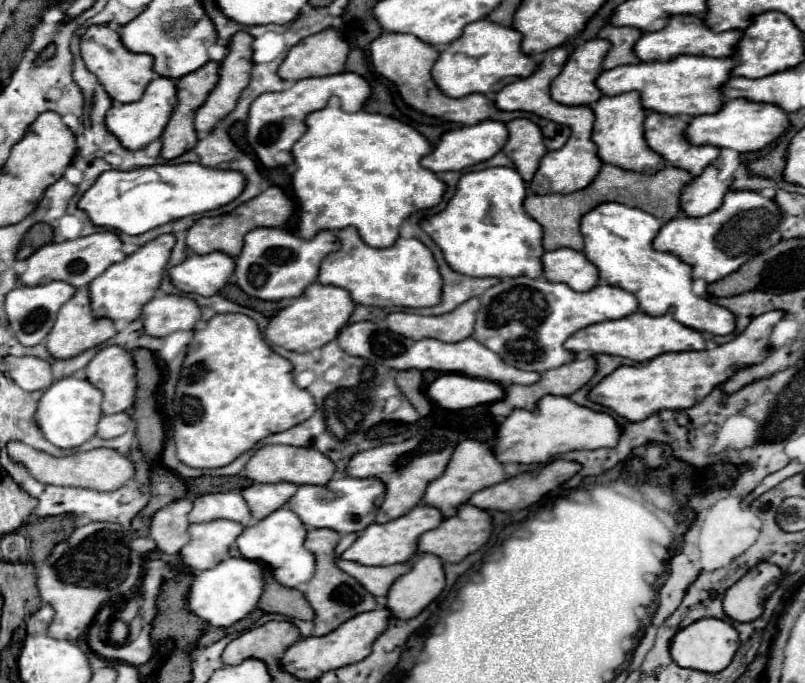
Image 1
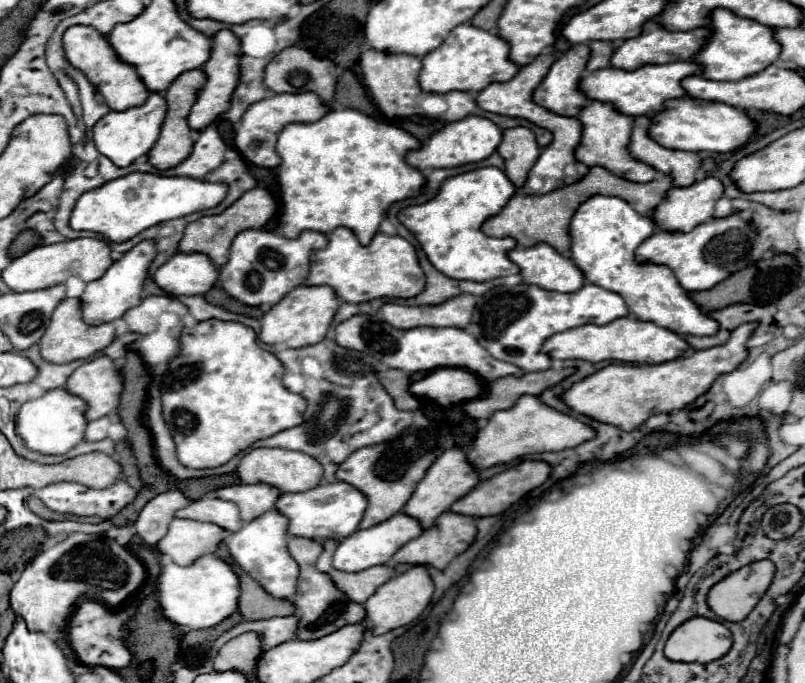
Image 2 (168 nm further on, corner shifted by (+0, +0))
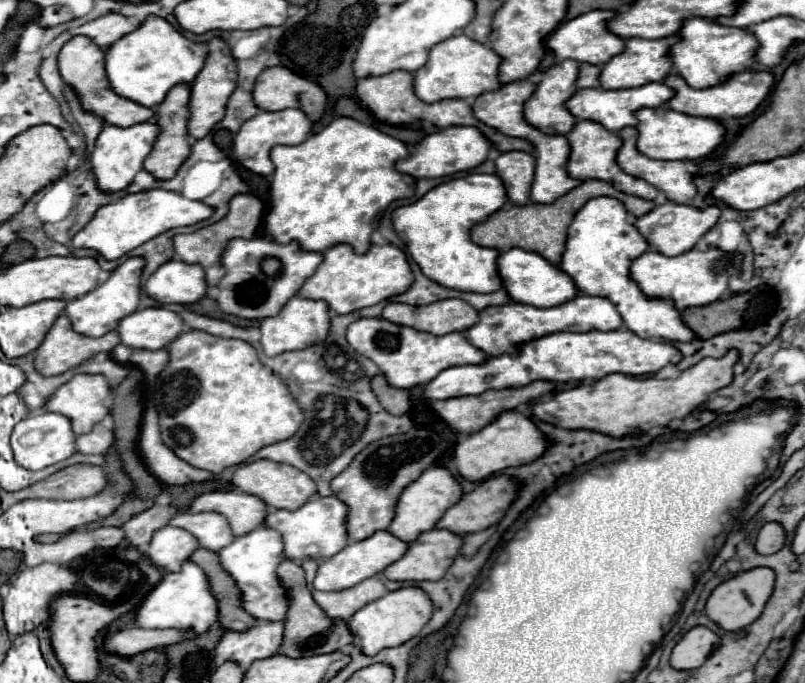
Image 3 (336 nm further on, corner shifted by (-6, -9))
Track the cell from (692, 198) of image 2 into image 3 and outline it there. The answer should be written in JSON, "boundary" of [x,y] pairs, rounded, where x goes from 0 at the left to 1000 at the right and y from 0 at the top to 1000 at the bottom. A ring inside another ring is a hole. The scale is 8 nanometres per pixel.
{"boundary":[[[827,294],[822,300],[817,300],[815,306],[810,306],[807,312],[802,312],[800,318],[795,318],[790,324],[790,332],[802,347],[802,353],[810,362],[815,362],[815,367],[832,376],[832,373],[845,373],[850,367],[857,367],[867,356],[867,350],[875,347],[889,329],[892,318],[894,318],[894,306],[889,300],[880,300],[875,306],[867,306],[862,300]]]}

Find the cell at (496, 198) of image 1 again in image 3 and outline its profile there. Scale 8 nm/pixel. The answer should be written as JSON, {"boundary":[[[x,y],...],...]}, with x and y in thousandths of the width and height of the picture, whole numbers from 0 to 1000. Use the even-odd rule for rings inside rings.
{"boundary":[[[584,253],[534,277],[517,297],[489,306],[487,327],[489,338],[504,356],[507,370],[532,408],[566,426],[611,429],[624,423],[624,406],[616,388],[621,370],[586,356],[584,332],[599,327],[604,315],[614,315],[629,294],[629,277],[619,256]]]}

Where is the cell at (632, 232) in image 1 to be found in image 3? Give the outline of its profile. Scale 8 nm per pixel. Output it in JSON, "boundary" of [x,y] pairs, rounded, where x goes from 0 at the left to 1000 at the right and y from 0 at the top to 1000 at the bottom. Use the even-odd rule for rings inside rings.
{"boundary":[[[763,288],[733,291],[713,318],[706,335],[703,367],[698,373],[696,394],[706,400],[716,420],[728,432],[753,435],[763,444],[775,467],[775,476],[800,496],[825,496],[825,499],[860,499],[862,485],[847,473],[847,461],[837,449],[835,438],[805,438],[790,411],[783,406],[783,388],[798,370],[805,367],[805,353],[798,347],[793,332],[783,324],[775,297]]]}

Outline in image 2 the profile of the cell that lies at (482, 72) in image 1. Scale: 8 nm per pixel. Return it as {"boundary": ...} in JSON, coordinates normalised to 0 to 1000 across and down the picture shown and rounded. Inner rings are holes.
{"boundary":[[[571,35],[542,73],[524,85],[519,120],[527,135],[542,138],[557,138],[561,132],[596,135],[611,120],[629,120],[636,114],[636,108],[641,108],[641,102],[643,100],[631,88],[631,64],[621,53],[596,44],[586,35]]]}

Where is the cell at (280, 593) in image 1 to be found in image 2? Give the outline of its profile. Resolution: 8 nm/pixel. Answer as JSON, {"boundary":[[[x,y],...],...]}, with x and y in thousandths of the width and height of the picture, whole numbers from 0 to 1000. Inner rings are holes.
{"boundary":[[[278,794],[271,796],[271,802],[266,805],[266,814],[278,820],[296,843],[296,849],[298,849],[296,896],[306,908],[328,908],[328,905],[365,899],[365,887],[360,878],[345,878],[345,876],[338,876],[335,870],[328,870],[328,864],[323,864],[323,855],[318,849],[308,846],[308,840],[303,840],[303,835],[298,835],[298,829],[293,829],[293,823],[288,823],[288,817],[283,817],[283,802],[278,799]]]}

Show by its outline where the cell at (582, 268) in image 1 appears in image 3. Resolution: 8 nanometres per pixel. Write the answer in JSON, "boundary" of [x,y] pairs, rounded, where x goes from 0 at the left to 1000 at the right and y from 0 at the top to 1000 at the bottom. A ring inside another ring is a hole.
{"boundary":[[[634,365],[629,370],[621,370],[619,397],[624,403],[626,420],[631,423],[631,432],[641,444],[653,444],[663,449],[691,449],[693,444],[703,444],[703,438],[713,438],[713,432],[718,432],[711,406],[663,367]]]}

